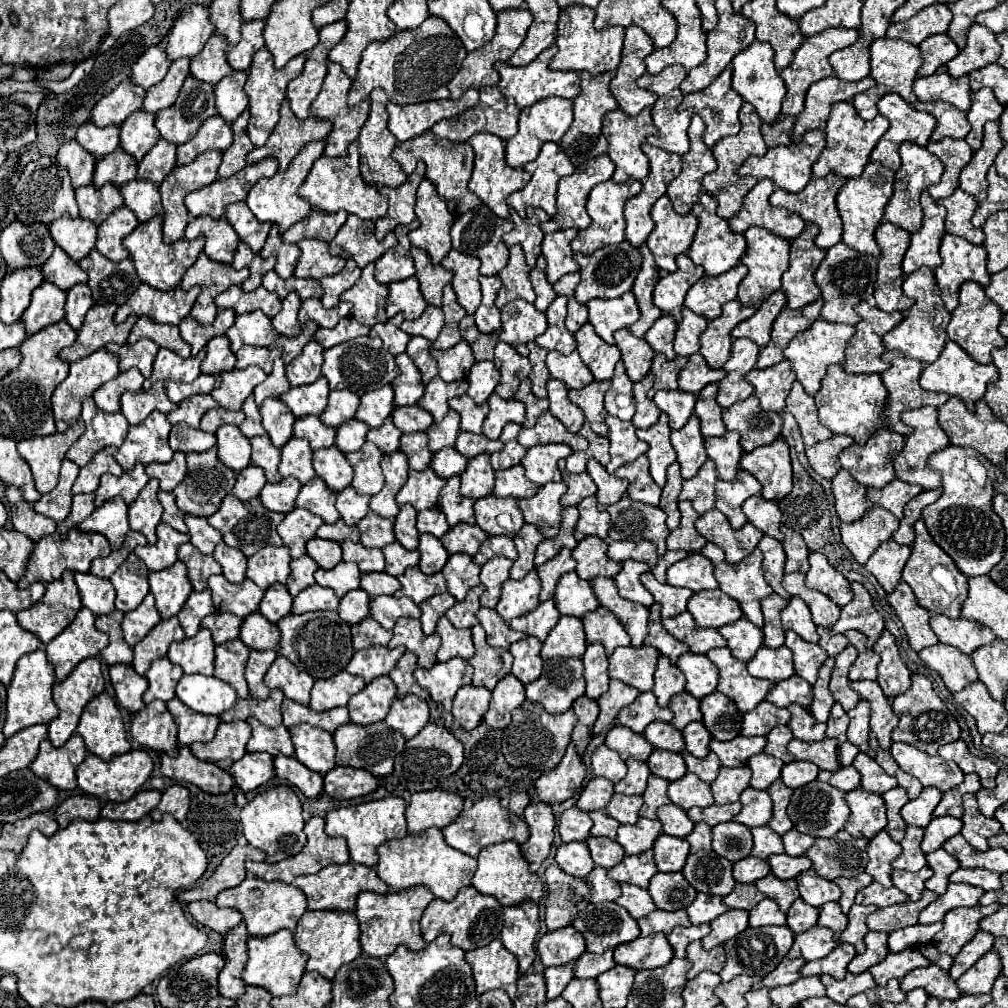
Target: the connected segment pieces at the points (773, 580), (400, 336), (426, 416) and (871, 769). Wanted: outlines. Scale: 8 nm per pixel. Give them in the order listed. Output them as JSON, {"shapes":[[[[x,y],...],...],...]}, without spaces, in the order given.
{"shapes":[[[[763,536],[759,542],[759,548],[763,552],[763,572],[765,572],[765,580],[767,584],[773,588],[775,594],[779,594],[781,598],[789,598],[789,594],[783,590],[781,586],[781,578],[783,578],[783,566],[785,566],[785,552],[779,540],[771,538],[771,536]]],[[[395,314],[391,320],[387,320],[385,324],[375,324],[369,332],[371,338],[379,336],[383,340],[383,348],[389,350],[391,354],[401,354],[405,352],[407,348],[407,342],[409,342],[409,336],[399,328],[401,322],[403,322],[403,314]]],[[[401,406],[393,410],[393,424],[403,434],[411,434],[411,432],[427,430],[433,424],[433,416],[419,406]]],[[[863,752],[857,754],[853,766],[861,774],[861,788],[865,788],[869,792],[883,794],[883,792],[887,792],[887,790],[891,790],[891,788],[897,786],[897,778],[885,774],[885,770],[873,758],[869,758]]]]}

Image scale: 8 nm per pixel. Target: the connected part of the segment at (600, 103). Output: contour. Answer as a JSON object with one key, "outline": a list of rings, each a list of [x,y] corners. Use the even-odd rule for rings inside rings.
{"outline":[[[581,72],[579,76],[581,76],[581,92],[573,100],[575,102],[575,106],[573,106],[575,118],[573,118],[573,124],[569,126],[569,130],[565,132],[565,136],[559,142],[559,146],[565,150],[565,154],[569,156],[569,160],[575,166],[581,166],[587,160],[591,160],[591,158],[595,158],[595,156],[599,156],[599,154],[603,154],[607,150],[607,140],[601,134],[601,118],[605,116],[605,112],[619,108],[617,100],[609,94],[609,82],[615,76],[613,72],[601,72],[601,74]]]}

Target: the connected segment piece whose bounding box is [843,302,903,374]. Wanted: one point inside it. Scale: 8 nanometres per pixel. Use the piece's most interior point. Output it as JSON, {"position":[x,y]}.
{"position":[864,352]}

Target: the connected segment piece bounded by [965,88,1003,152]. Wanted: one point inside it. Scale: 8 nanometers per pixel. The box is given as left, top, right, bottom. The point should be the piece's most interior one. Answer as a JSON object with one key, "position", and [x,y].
{"position":[984,107]}

